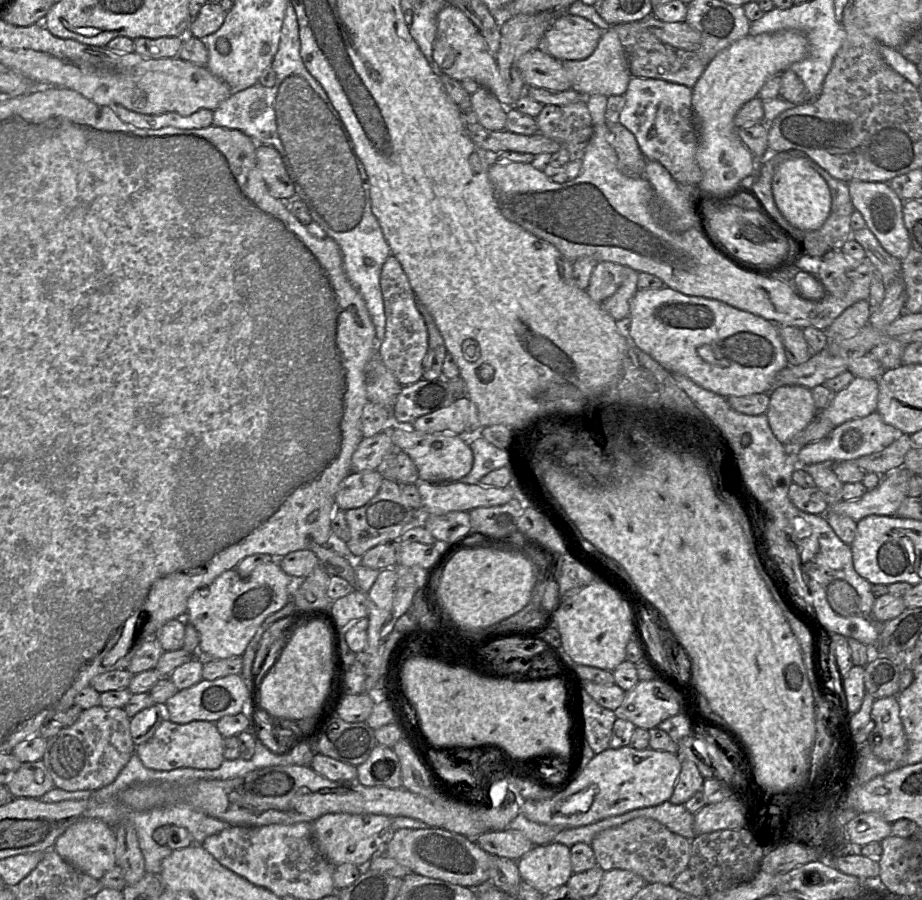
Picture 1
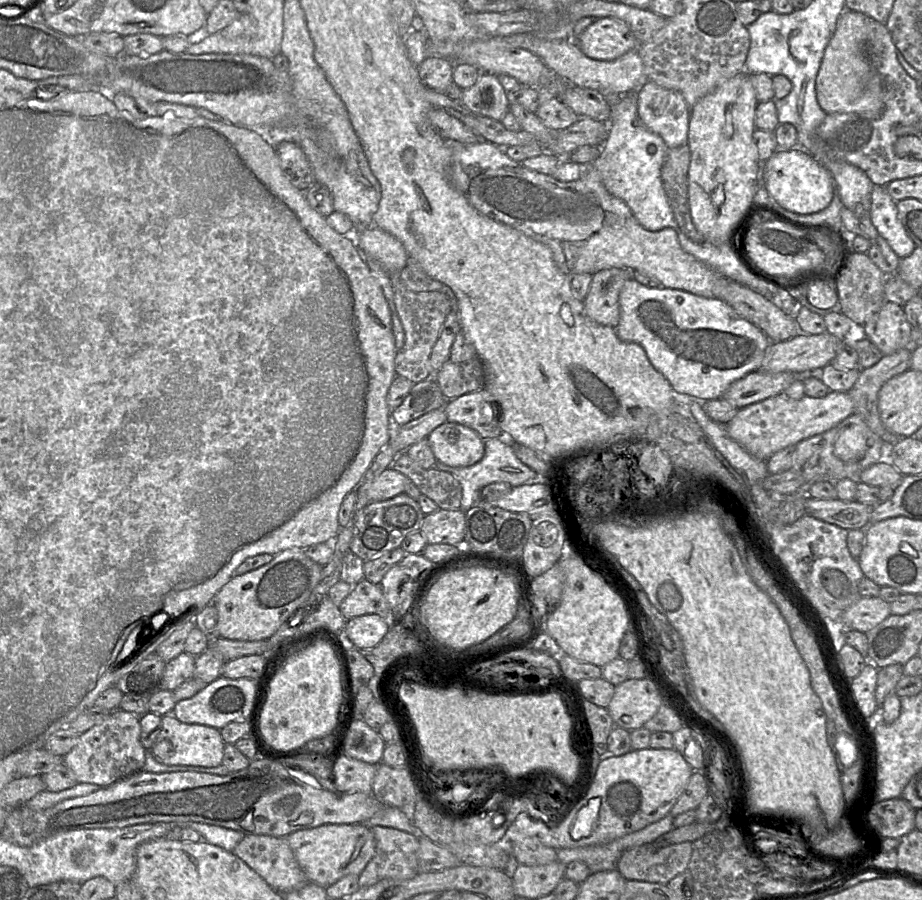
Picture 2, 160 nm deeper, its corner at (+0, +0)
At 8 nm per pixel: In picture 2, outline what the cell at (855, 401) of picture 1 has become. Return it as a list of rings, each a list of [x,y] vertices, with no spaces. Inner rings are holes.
[[[830,391],[823,398],[804,396],[793,400],[785,393],[740,408],[726,424],[731,439],[757,459],[767,460],[777,451],[796,445],[802,440],[824,433],[855,413],[854,403],[847,392]]]

